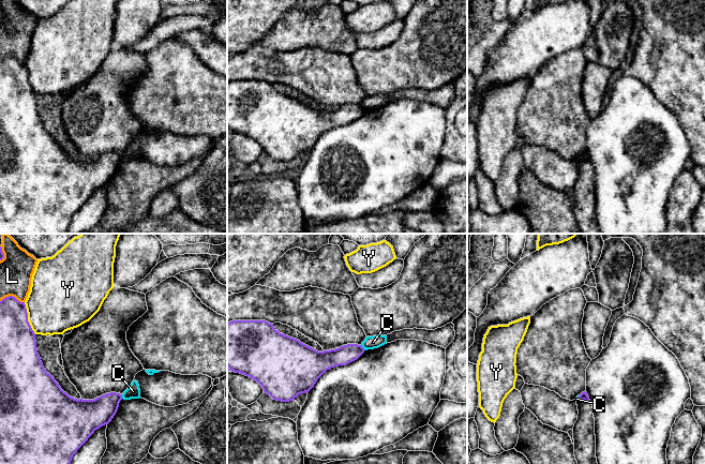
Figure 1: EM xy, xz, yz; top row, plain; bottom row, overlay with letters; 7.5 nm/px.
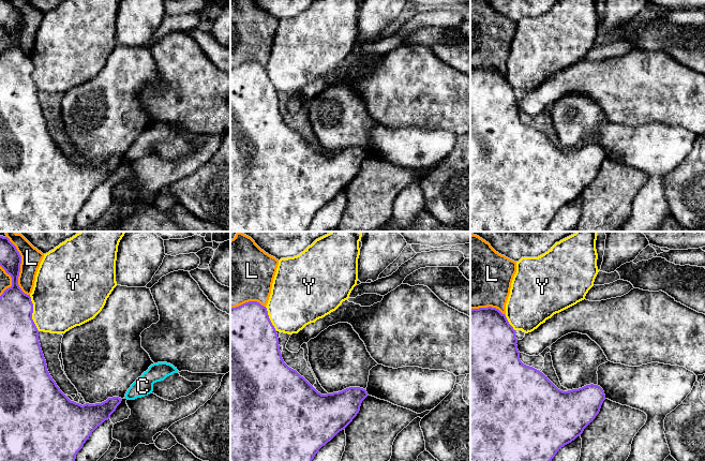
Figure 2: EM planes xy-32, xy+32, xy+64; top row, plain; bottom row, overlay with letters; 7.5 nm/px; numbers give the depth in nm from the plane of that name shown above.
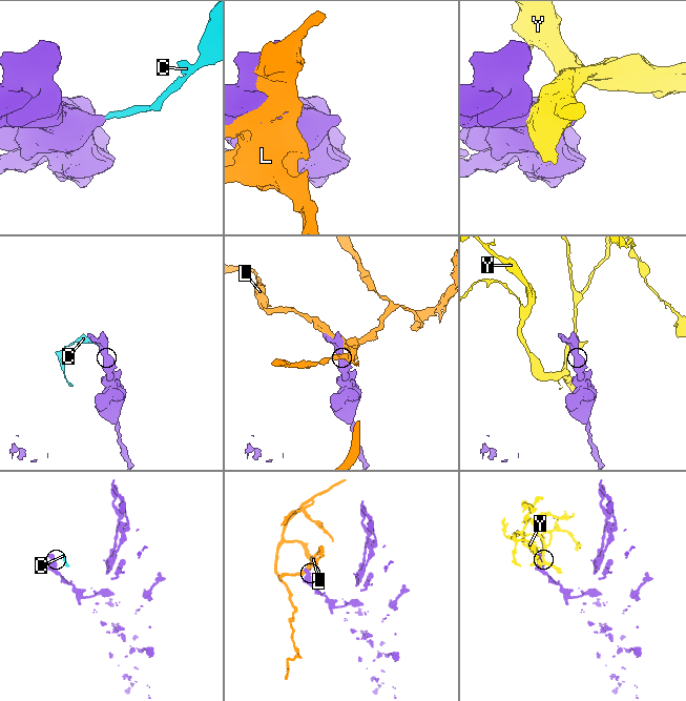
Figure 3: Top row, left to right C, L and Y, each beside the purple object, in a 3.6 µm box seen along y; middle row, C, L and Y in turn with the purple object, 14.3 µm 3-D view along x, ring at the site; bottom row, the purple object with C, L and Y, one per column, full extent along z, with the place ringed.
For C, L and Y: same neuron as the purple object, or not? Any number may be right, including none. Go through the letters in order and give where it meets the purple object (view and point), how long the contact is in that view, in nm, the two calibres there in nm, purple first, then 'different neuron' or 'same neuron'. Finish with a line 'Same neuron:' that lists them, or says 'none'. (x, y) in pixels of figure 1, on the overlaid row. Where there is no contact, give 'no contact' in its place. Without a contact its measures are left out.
C: meets purple in xz at (362, 347); contact 50 nm long; 140 nm thick on the purple side, 100 nm on the other; different neuron
L: meets purple in xy at (12, 296); contact 180 nm long; 220 nm thick on the purple side, 260 nm on the other; different neuron
Y: meets purple in xy at (27, 318); contact 260 nm long; 280 nm thick on the purple side, 440 nm on the other; different neuron
Same neuron: none

